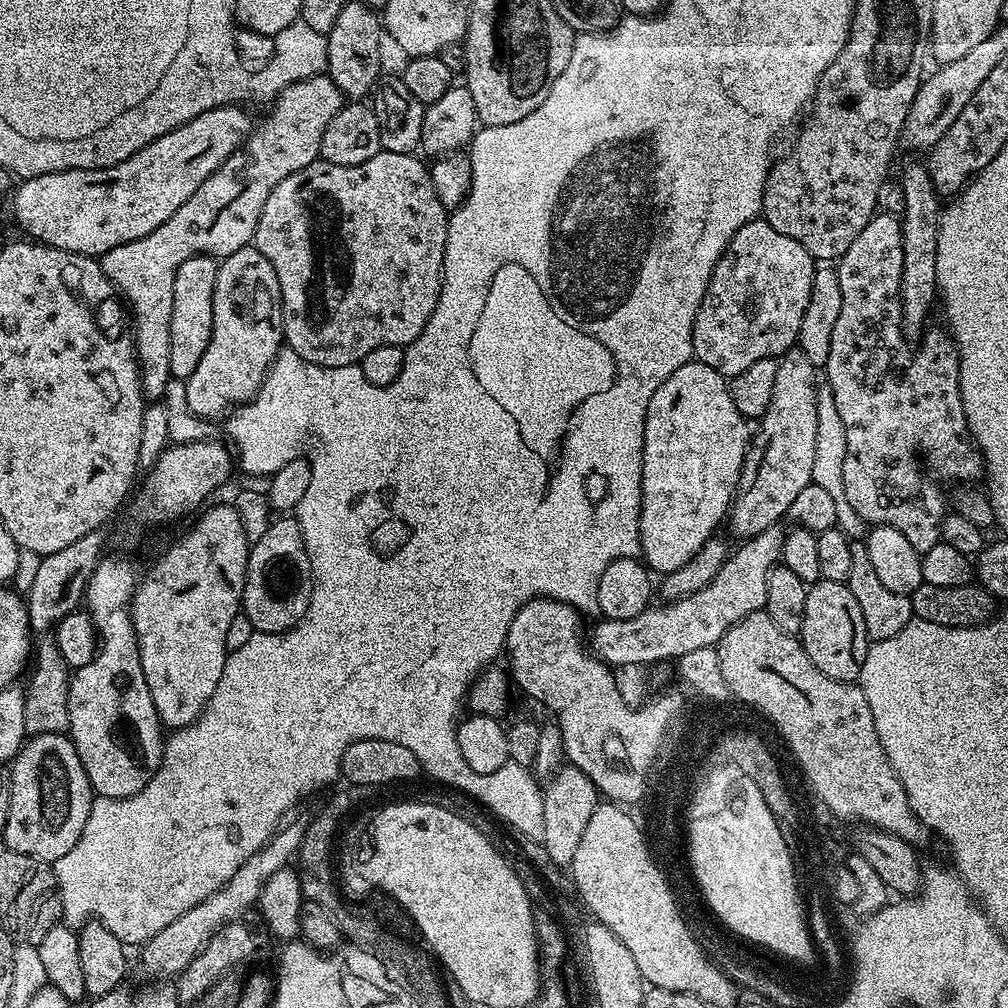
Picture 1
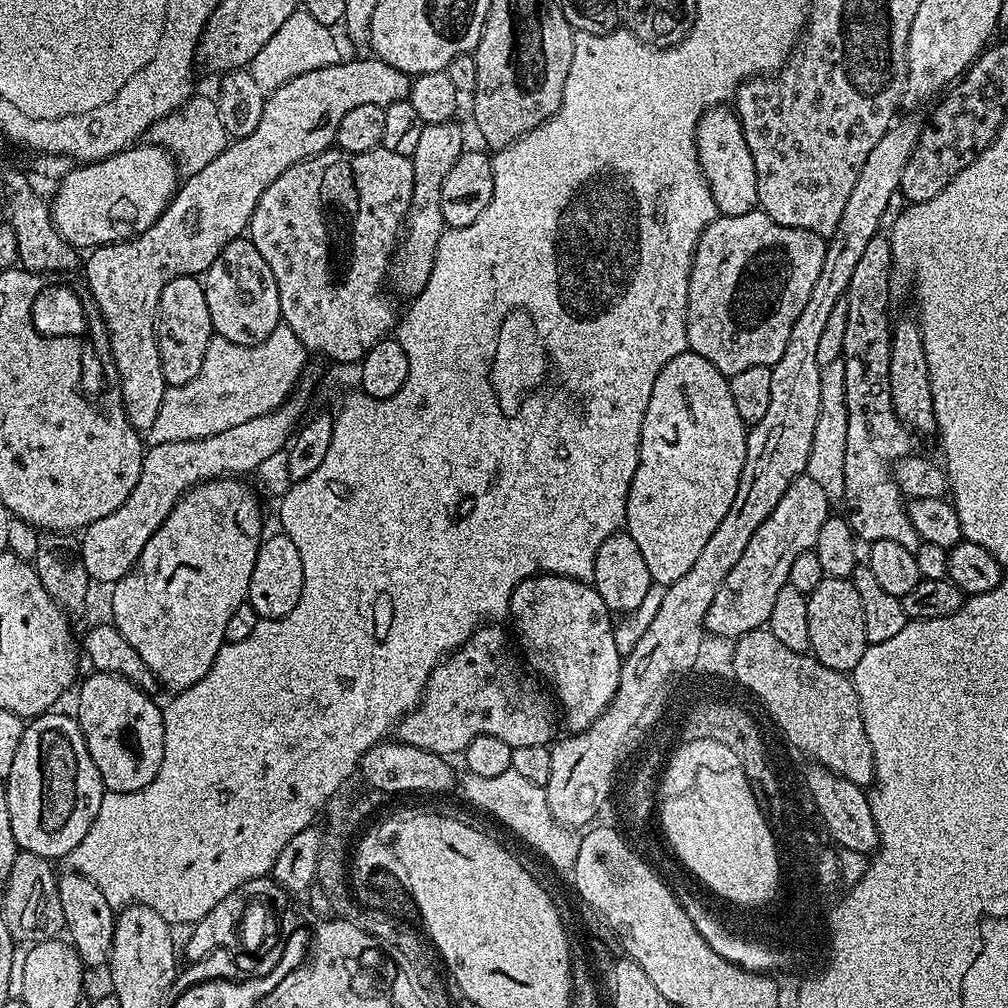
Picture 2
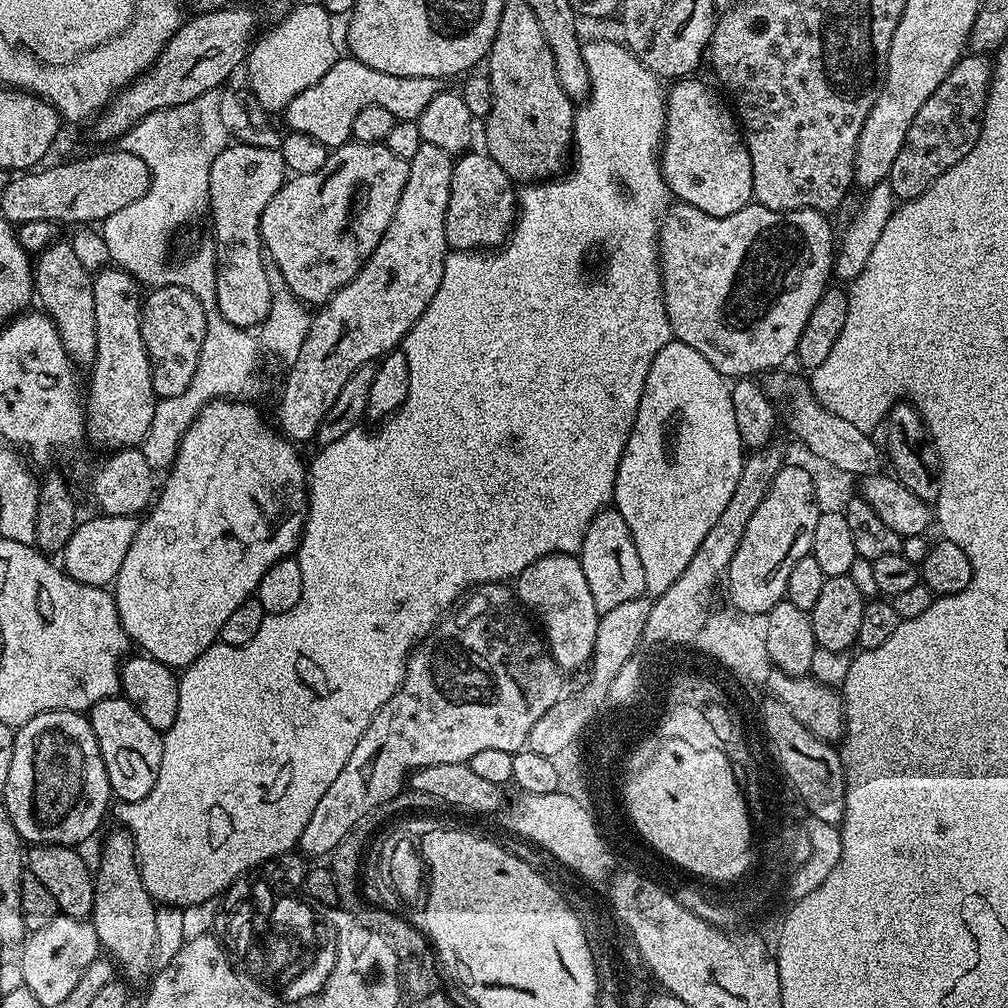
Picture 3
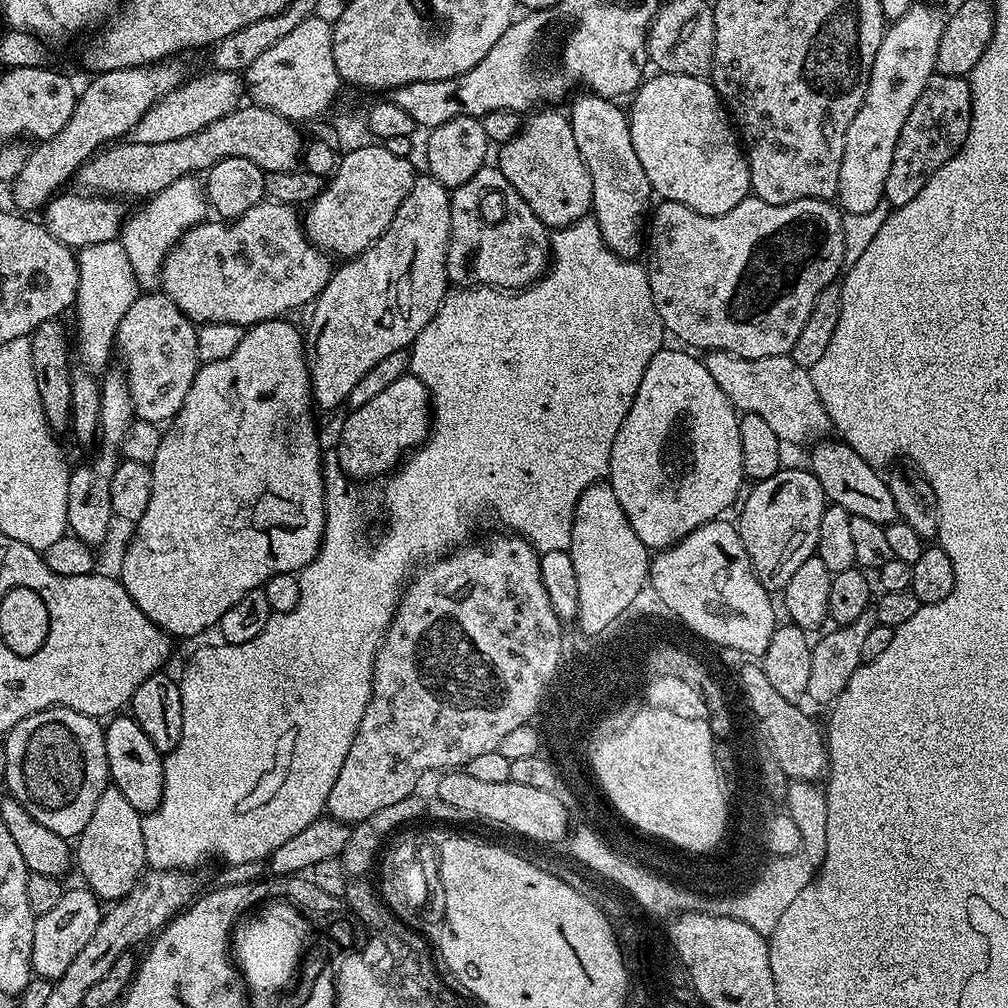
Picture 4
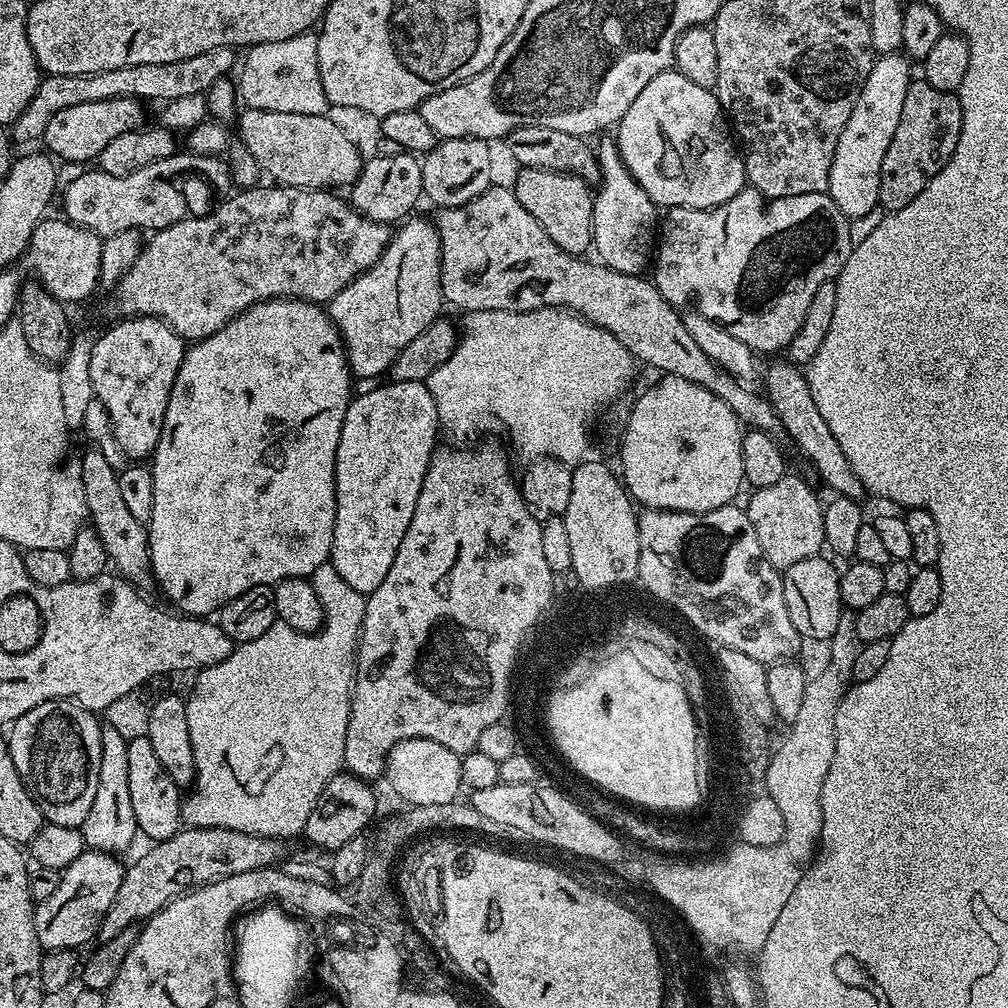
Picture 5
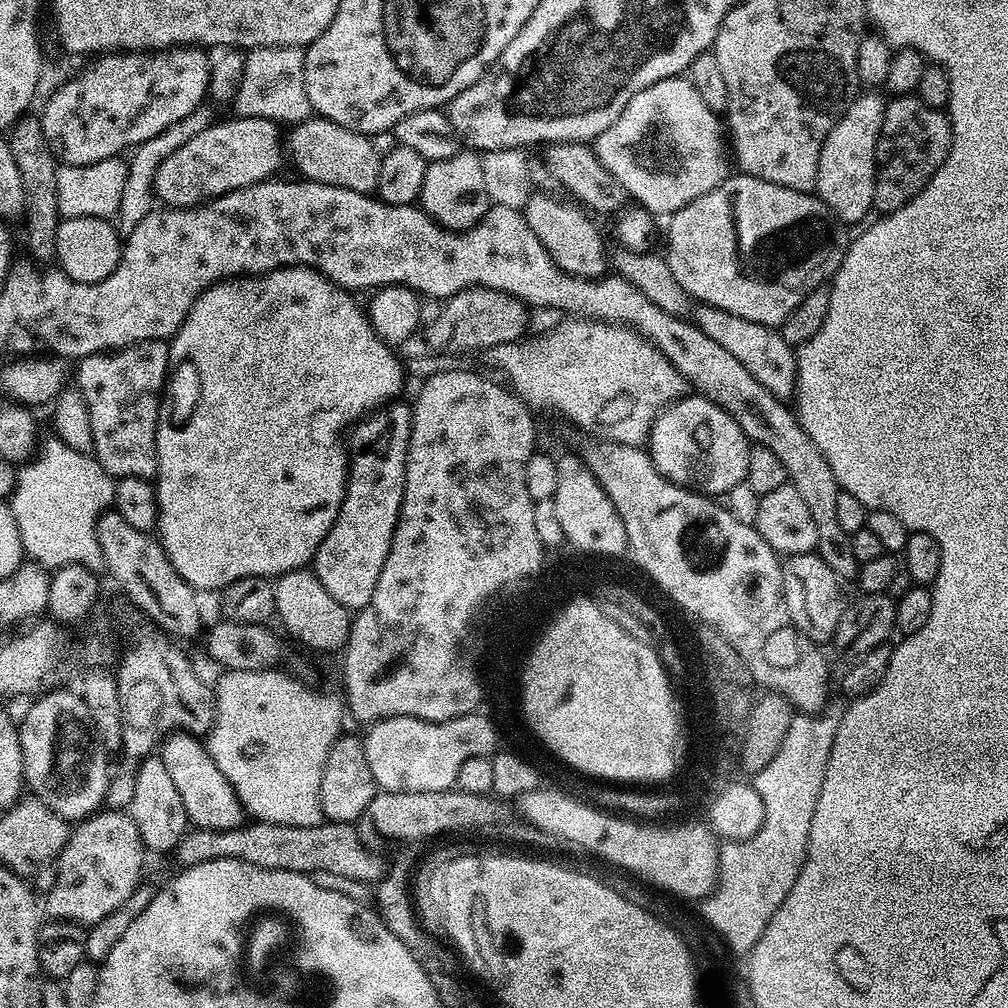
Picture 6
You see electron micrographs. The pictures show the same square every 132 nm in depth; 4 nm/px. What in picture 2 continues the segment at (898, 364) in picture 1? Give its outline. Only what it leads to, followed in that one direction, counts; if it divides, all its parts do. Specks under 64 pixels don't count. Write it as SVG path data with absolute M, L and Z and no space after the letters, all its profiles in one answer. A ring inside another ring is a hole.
M878 234L874 238L870 238L870 242L866 245L866 251L862 253L862 258L858 261L858 267L854 270L853 276L850 278L850 286L847 294L844 295L844 301L848 309L846 310L846 339L842 342L842 357L844 362L844 405L848 411L848 421L846 422L846 438L844 439L844 467L842 475L844 475L844 488L842 484L842 496L844 492L844 509L842 515L851 526L852 532L856 535L857 540L867 540L869 542L894 542L897 546L902 546L906 550L916 553L918 546L922 543L918 530L914 530L914 522L910 522L908 510L906 507L905 497L902 495L896 480L892 476L892 468L888 459L891 456L901 458L909 455L913 451L912 436L913 433L905 426L904 423L897 418L892 409L892 395L890 394L890 350L892 342L890 339L890 319L888 320L888 288L890 289L890 273L892 270L892 247L888 244L888 236Z

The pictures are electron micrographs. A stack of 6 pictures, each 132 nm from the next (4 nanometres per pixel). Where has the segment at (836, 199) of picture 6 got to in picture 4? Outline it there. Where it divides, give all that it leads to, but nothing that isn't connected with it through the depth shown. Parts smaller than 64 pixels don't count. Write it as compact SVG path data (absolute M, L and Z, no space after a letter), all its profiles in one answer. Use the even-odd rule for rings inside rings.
M913 3L909 12L902 14L902 18L891 21L887 25L882 46L878 46L878 54L874 58L874 66L870 74L870 82L866 90L866 98L854 114L854 122L850 122L850 130L846 130L846 146L842 150L842 170L838 174L838 204L844 212L850 214L868 214L874 206L884 200L886 174L890 174L890 162L894 162L894 146L898 146L898 134L902 134L902 122L914 110L914 102L922 94L936 72L938 58L938 42L942 42L945 13L931 8L928 4Z

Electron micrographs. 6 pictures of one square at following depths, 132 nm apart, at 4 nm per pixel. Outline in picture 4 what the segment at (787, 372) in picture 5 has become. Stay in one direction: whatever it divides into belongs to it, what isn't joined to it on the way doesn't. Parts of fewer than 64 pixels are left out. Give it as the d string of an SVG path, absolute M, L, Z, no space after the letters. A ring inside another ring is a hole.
M824 438L819 442L813 443L811 448L812 464L810 463L810 471L814 474L814 478L818 478L825 497L831 503L842 506L842 510L846 510L851 516L870 518L870 522L878 522L882 525L890 524L897 519L894 494L890 494L890 486L887 479L883 475L879 476L876 473L879 471L873 465L867 464L849 444L845 444L839 438Z

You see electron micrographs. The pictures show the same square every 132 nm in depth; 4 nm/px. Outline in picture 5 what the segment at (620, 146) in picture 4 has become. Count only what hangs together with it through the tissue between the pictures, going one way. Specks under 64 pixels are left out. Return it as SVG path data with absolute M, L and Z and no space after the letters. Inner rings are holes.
M604 140L596 146L601 181L593 197L592 237L593 249L599 261L616 273L643 275L651 265L660 222L657 205L649 198L625 166L617 143Z

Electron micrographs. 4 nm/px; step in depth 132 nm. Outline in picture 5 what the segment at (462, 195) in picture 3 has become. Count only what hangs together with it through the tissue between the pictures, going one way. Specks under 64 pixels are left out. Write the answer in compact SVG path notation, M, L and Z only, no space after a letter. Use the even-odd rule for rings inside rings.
M511 187L488 188L478 198L466 202L462 206L442 208L435 213L434 223L440 235L440 285L445 301L456 308L464 308L465 313L481 312L482 310L506 310L507 312L529 312L539 308L566 308L575 312L594 326L614 334L626 350L636 357L637 361L649 364L652 368L661 368L661 373L678 378L686 378L722 398L734 410L734 414L749 429L758 432L781 431L780 419L767 395L759 391L751 392L747 383L741 382L724 368L720 368L713 360L706 358L706 353L694 342L694 337L686 331L684 317L671 304L662 298L651 279L646 280L643 275L616 273L601 262L591 264L588 258L571 256L542 226L534 219L534 214L518 202L515 191Z

